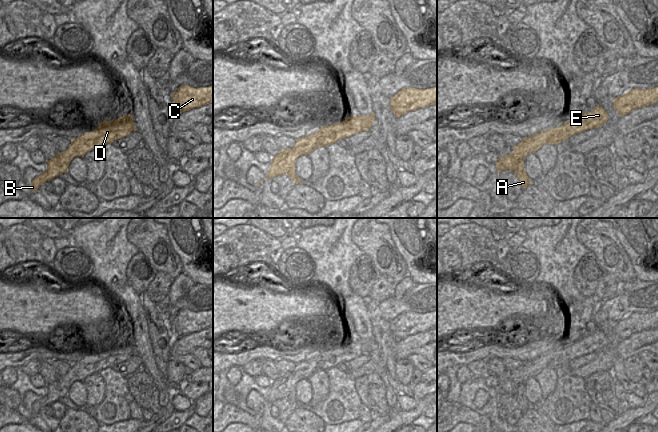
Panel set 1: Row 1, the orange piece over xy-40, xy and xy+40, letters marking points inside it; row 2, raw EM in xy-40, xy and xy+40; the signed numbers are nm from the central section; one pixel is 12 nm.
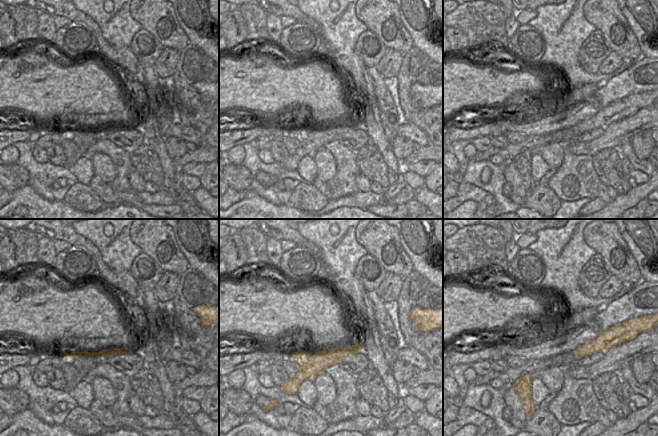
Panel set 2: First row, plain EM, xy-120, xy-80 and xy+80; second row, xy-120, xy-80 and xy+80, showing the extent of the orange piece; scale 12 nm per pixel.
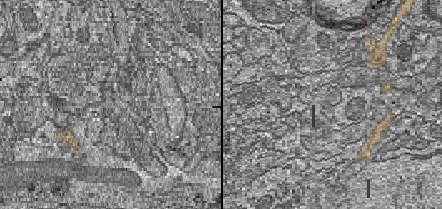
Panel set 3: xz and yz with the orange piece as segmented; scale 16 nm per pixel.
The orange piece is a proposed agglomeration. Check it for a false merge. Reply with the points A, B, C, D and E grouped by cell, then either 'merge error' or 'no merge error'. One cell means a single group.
A / B C D E; merge error

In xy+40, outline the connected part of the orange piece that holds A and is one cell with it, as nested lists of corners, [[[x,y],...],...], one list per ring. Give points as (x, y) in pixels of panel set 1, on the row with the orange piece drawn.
[[[524,158],[518,160],[515,164],[515,175],[518,178],[519,185],[522,189],[526,188],[532,181],[528,178],[524,168]]]

